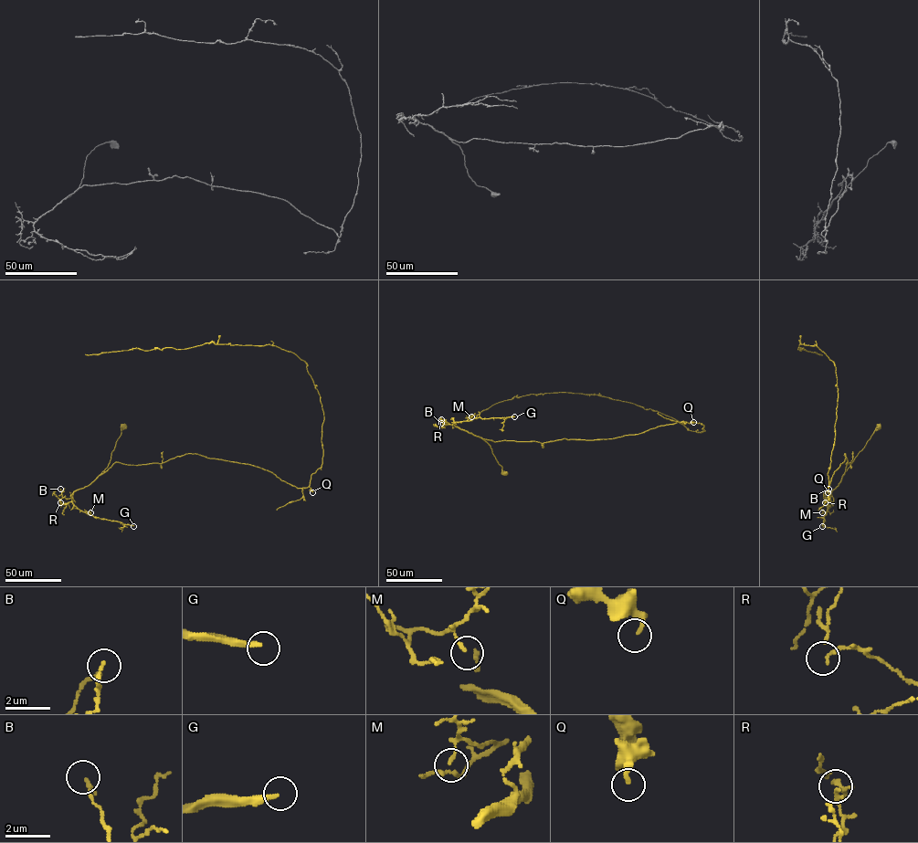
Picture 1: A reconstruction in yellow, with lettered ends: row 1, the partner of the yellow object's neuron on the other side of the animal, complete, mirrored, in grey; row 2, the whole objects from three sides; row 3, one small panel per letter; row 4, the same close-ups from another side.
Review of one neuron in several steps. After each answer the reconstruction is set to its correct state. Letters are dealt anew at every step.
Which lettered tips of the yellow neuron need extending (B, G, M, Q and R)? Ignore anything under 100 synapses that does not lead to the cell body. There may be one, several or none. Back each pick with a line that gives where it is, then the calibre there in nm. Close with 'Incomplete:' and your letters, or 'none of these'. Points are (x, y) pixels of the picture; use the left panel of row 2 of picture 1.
G: Place: (133, 526). Thickness 240 nm
Incomplete: G

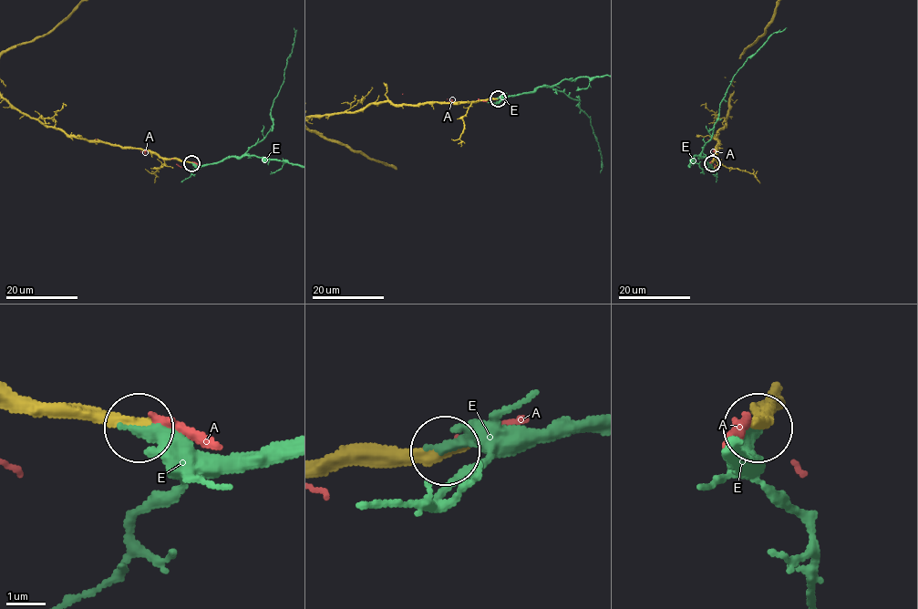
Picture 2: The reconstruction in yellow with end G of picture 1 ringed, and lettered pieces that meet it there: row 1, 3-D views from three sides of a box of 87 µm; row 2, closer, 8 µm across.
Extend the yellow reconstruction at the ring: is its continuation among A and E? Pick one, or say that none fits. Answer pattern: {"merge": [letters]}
{"merge": ["E"]}

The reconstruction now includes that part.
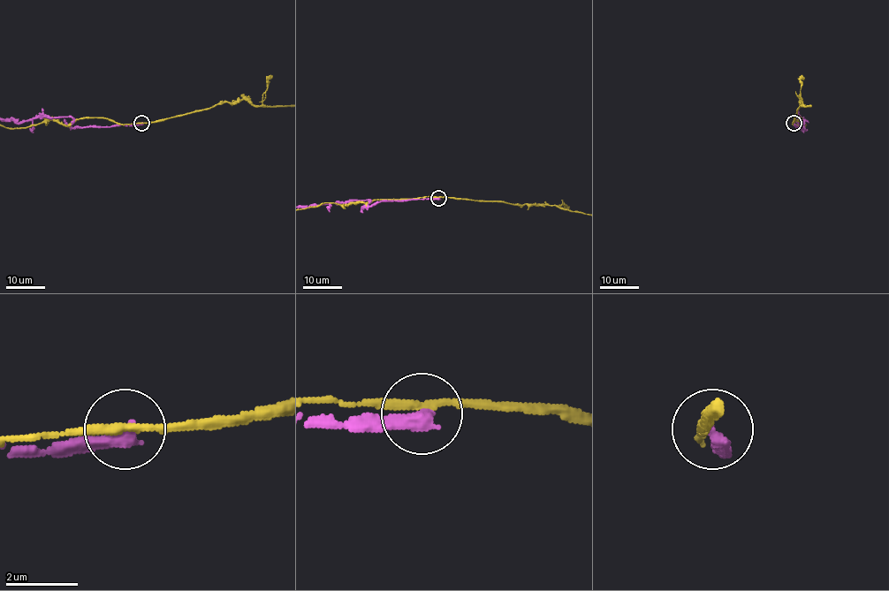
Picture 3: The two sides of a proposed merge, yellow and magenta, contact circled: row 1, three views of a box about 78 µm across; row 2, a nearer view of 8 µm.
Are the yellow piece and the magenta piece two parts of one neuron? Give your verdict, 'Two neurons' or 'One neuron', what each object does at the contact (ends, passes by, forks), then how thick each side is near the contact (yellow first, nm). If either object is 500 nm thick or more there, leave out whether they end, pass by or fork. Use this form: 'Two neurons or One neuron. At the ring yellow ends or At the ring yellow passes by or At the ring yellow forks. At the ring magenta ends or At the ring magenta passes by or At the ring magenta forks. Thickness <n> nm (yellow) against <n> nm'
Two neurons. At the ring yellow passes by. At the ring magenta ends. Thickness 240 nm (yellow) against 440 nm

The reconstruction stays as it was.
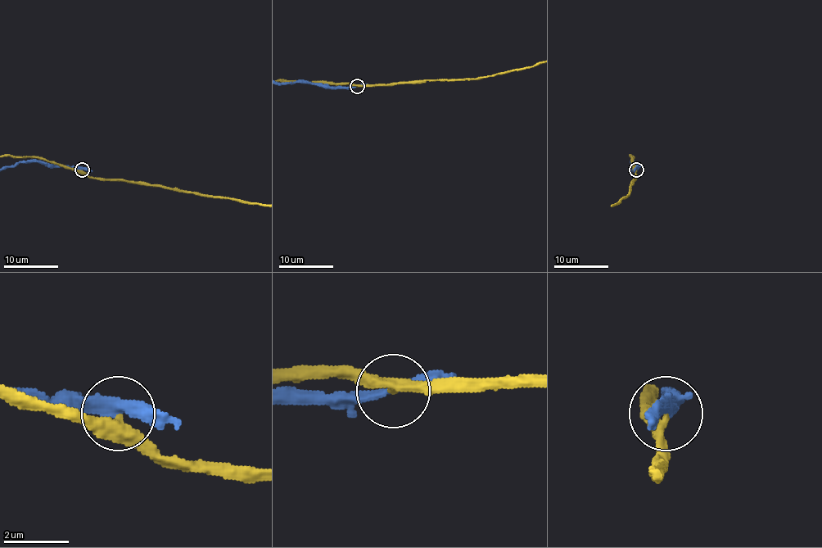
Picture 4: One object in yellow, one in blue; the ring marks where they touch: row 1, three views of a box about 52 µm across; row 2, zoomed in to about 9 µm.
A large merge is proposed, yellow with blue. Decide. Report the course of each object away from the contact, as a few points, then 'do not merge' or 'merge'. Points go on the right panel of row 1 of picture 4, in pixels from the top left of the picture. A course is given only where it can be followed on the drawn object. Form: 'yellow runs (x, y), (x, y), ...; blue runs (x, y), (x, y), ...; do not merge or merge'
do not merge

